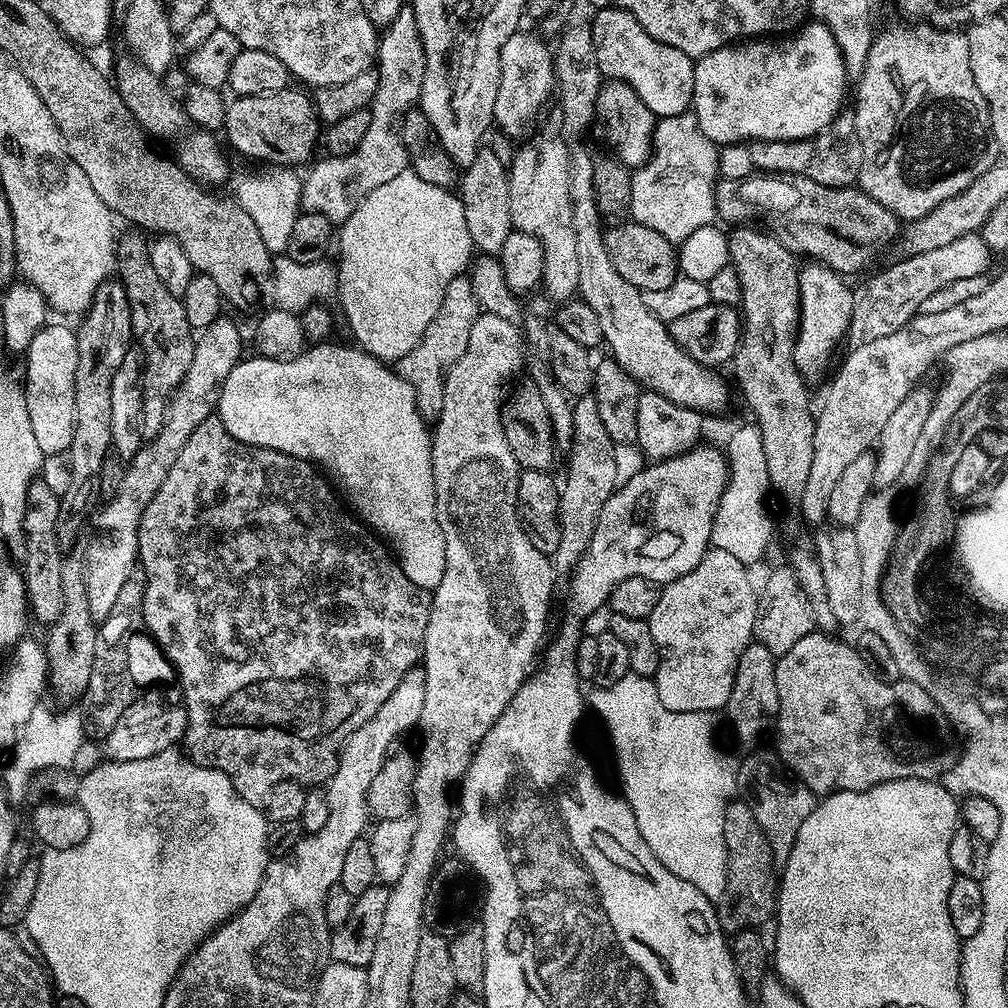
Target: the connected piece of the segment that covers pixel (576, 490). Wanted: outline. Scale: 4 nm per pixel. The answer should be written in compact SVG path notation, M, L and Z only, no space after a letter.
M595 396L577 397L573 403L573 436L568 449L568 472L562 482L560 491L560 537L558 550L550 553L553 573L557 577L567 577L575 572L578 562L594 538L594 526L598 526L598 514L602 506L612 497L617 486L616 461L614 460L615 444L602 424L598 413Z

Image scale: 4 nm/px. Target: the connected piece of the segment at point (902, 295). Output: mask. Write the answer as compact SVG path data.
M971 232L954 238L954 242L946 242L946 246L938 246L938 250L926 250L916 256L905 255L903 259L881 272L873 271L869 280L852 288L853 316L846 335L847 343L852 348L893 334L906 326L917 314L922 302L926 302L930 294L938 294L942 286L962 282L962 278L985 275L989 271L988 263L994 260L994 253L986 246L983 235Z

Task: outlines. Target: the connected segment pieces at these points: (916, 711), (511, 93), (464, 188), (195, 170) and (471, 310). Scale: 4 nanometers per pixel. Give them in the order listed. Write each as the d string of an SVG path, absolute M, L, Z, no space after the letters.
M814 630L810 634L806 634L806 638L802 638L792 649L786 650L786 654L782 654L777 659L774 682L778 682L780 709L774 721L774 733L776 732L774 751L776 755L783 760L788 771L796 779L802 781L820 798L834 792L864 792L868 788L885 784L891 780L918 778L919 780L939 781L956 765L958 759L958 740L956 744L955 738L957 739L957 737L954 735L952 721L948 719L947 712L940 707L938 702L934 702L934 698L930 698L930 694L926 694L926 690L922 690L922 686L918 686L914 682L902 679L886 682L882 678L878 678L878 674L874 674L874 670L870 670L870 666L866 666L866 662L862 662L862 658L851 643L843 644L842 641L835 640L836 638L835 635L827 632Z
M518 30L510 38L506 38L506 46L502 46L498 98L494 98L492 118L495 127L500 128L511 138L518 138L520 135L523 137L529 131L527 128L539 118L548 95L551 92L553 95L556 83L553 49L549 45L547 48L543 44L545 41L535 31L534 33L524 31Z
M481 146L478 154L474 154L474 162L463 169L458 181L458 195L473 245L484 254L503 252L506 238L514 231L510 218L508 168L498 162L497 156L486 146Z
M123 54L116 60L116 76L114 83L116 89L120 91L122 102L130 110L130 114L140 123L140 127L148 133L153 141L176 140L176 152L174 159L176 163L186 170L195 180L200 181L205 186L220 186L228 180L228 164L216 153L216 148L207 140L205 133L201 129L192 126L188 115L184 113L181 101L174 99L170 94L166 94L164 81L157 73L152 72L145 64L140 63L135 55Z
M464 274L455 276L450 286L446 286L442 306L438 314L434 314L430 326L426 326L426 334L422 334L418 346L414 346L414 350L410 350L410 354L398 362L401 378L410 382L410 386L416 390L416 405L425 421L435 421L439 416L444 397L444 375L454 366L454 362L458 362L458 358L462 358L462 354L466 354L470 330L474 330L474 322L481 314L482 309L474 296L469 277Z

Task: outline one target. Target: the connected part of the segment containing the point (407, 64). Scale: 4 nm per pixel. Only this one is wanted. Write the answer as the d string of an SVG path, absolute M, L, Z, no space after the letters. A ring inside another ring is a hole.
M406 6L394 22L387 24L379 33L375 63L380 85L370 105L370 127L354 151L344 156L325 155L324 160L317 159L307 169L309 172L303 173L299 207L305 212L317 212L343 222L370 193L378 190L378 186L409 171L410 157L402 129L408 112L419 105L422 78L426 74L426 54L411 7Z

